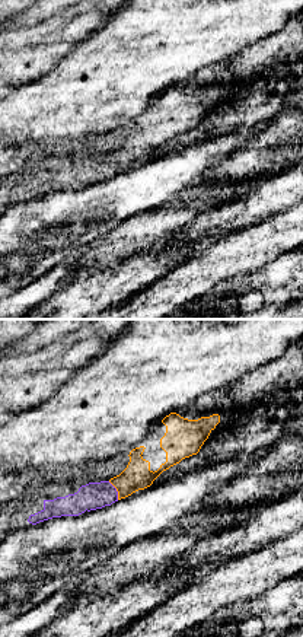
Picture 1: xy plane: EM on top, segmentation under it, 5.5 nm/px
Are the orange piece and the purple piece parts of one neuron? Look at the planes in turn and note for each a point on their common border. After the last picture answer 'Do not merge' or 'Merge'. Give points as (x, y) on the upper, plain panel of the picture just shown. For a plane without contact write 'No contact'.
Touches orange at (117, 163)

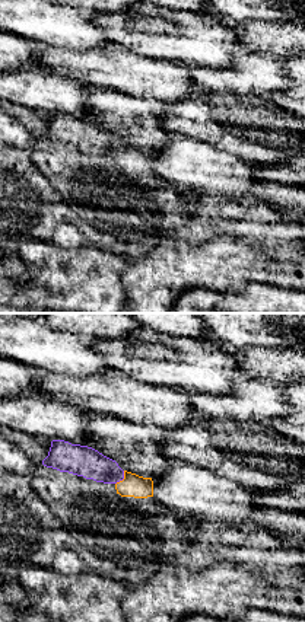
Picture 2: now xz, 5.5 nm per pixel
Touches orange at (124, 152)

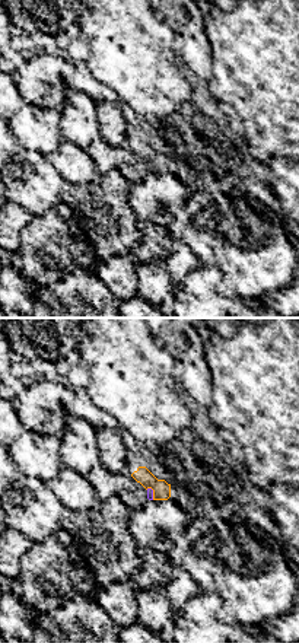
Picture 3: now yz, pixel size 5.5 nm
Touches orange at (153, 166)

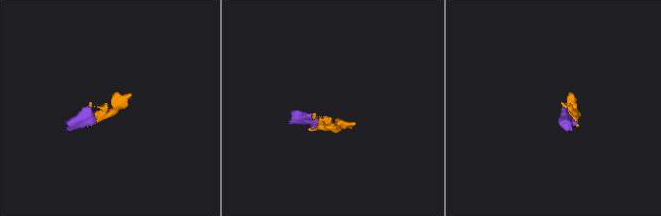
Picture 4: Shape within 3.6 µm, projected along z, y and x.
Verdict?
Merge

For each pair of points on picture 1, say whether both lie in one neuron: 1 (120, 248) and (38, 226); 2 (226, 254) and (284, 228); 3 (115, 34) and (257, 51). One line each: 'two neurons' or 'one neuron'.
1: two neurons
2: one neuron
3: two neurons

